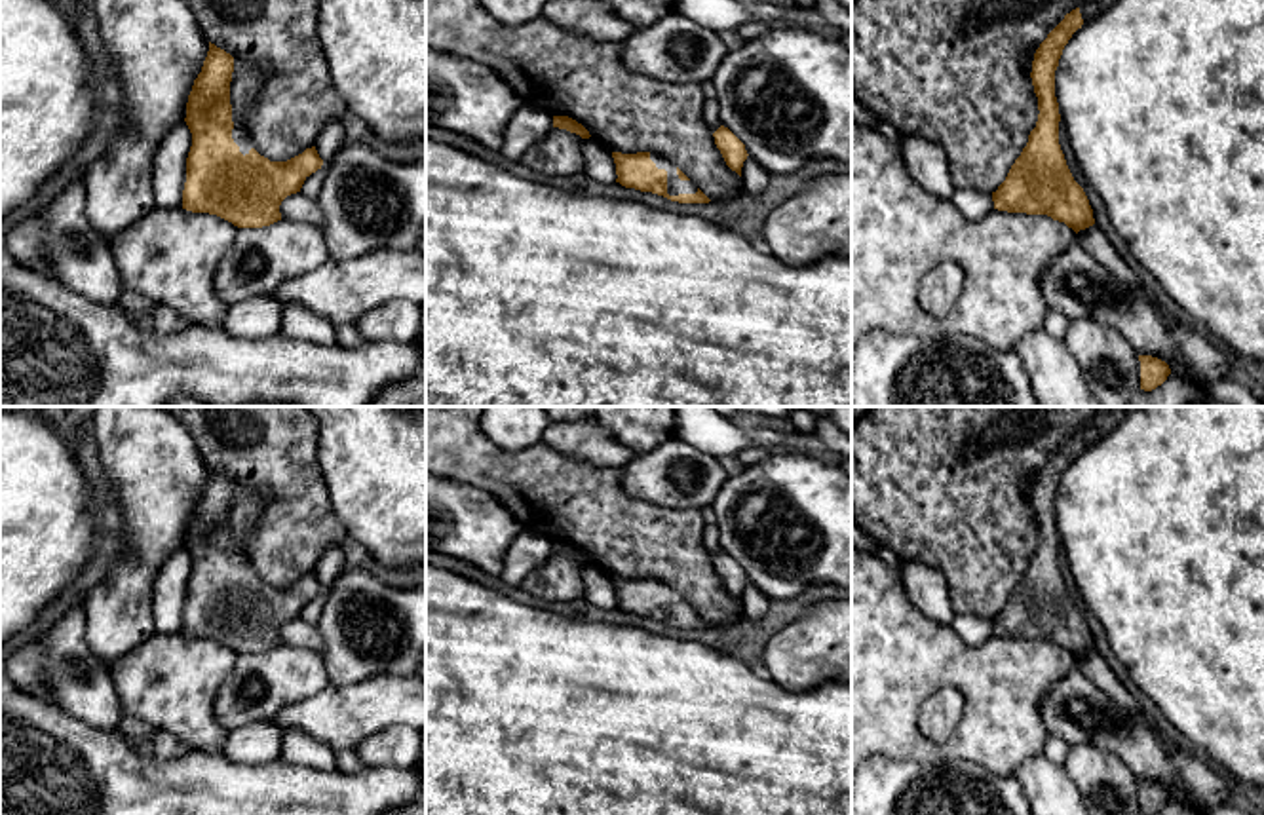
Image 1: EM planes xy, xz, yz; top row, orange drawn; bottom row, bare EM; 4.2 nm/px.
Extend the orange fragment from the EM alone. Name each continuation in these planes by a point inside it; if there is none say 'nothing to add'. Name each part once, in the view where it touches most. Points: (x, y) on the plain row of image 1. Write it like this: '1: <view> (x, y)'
1: xy (248, 504)

